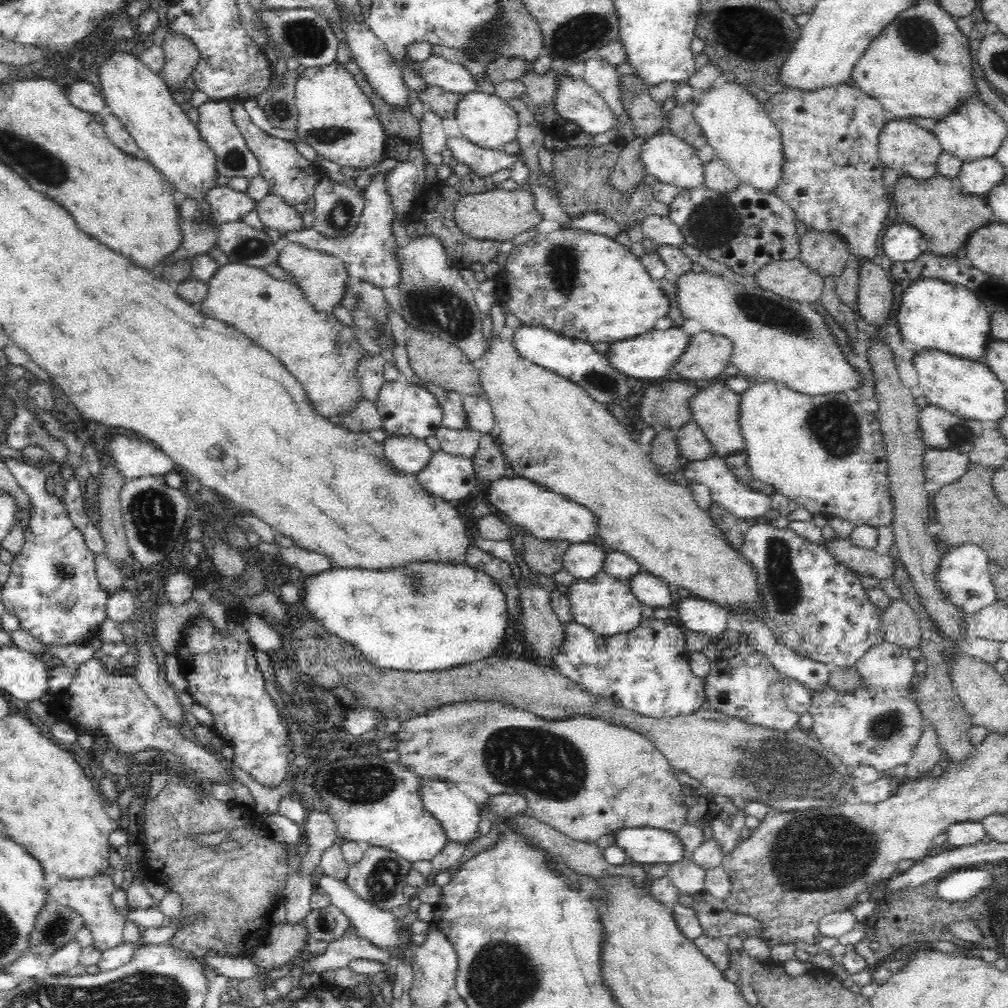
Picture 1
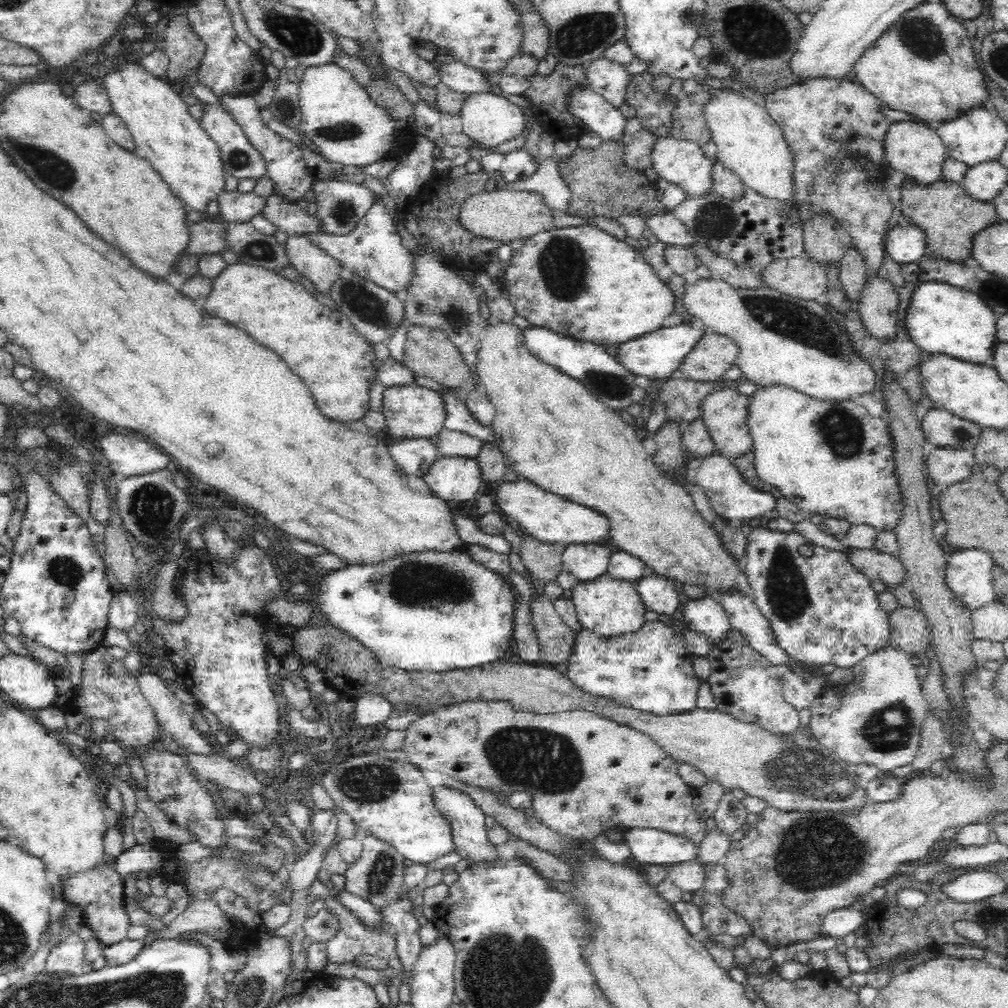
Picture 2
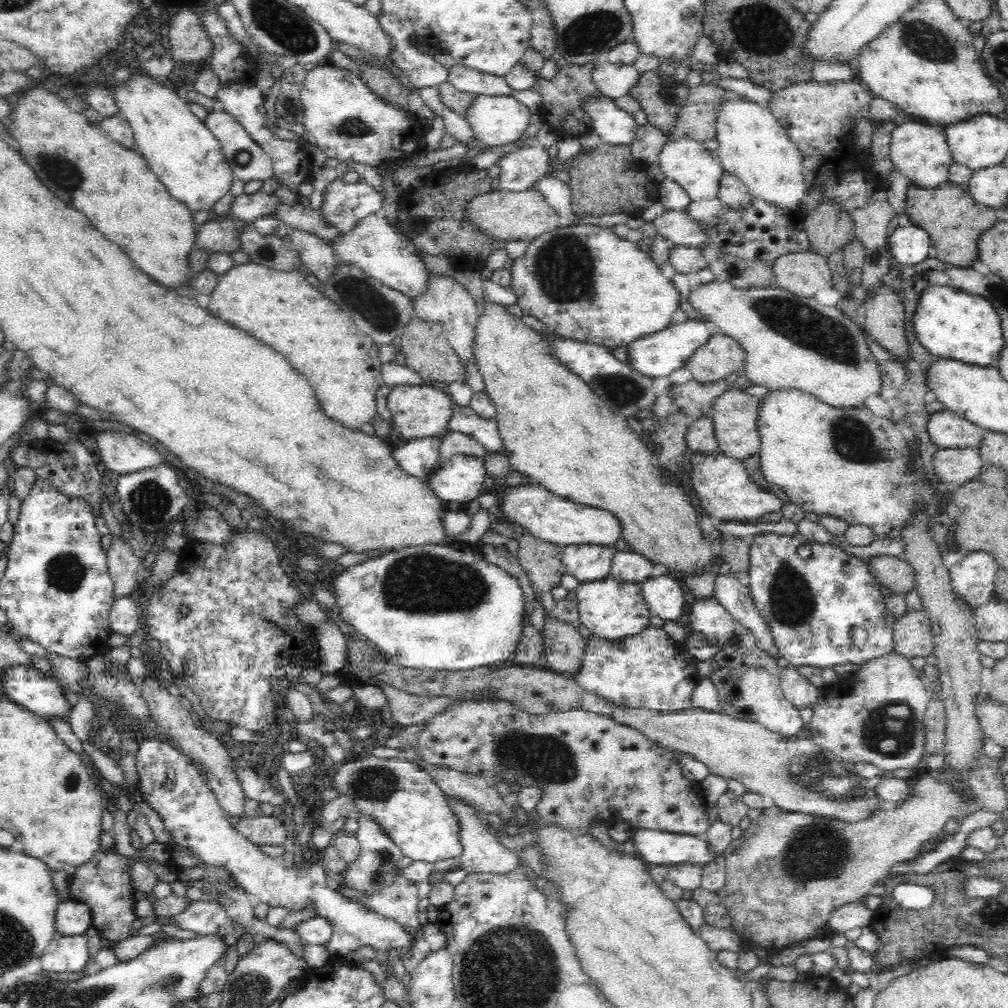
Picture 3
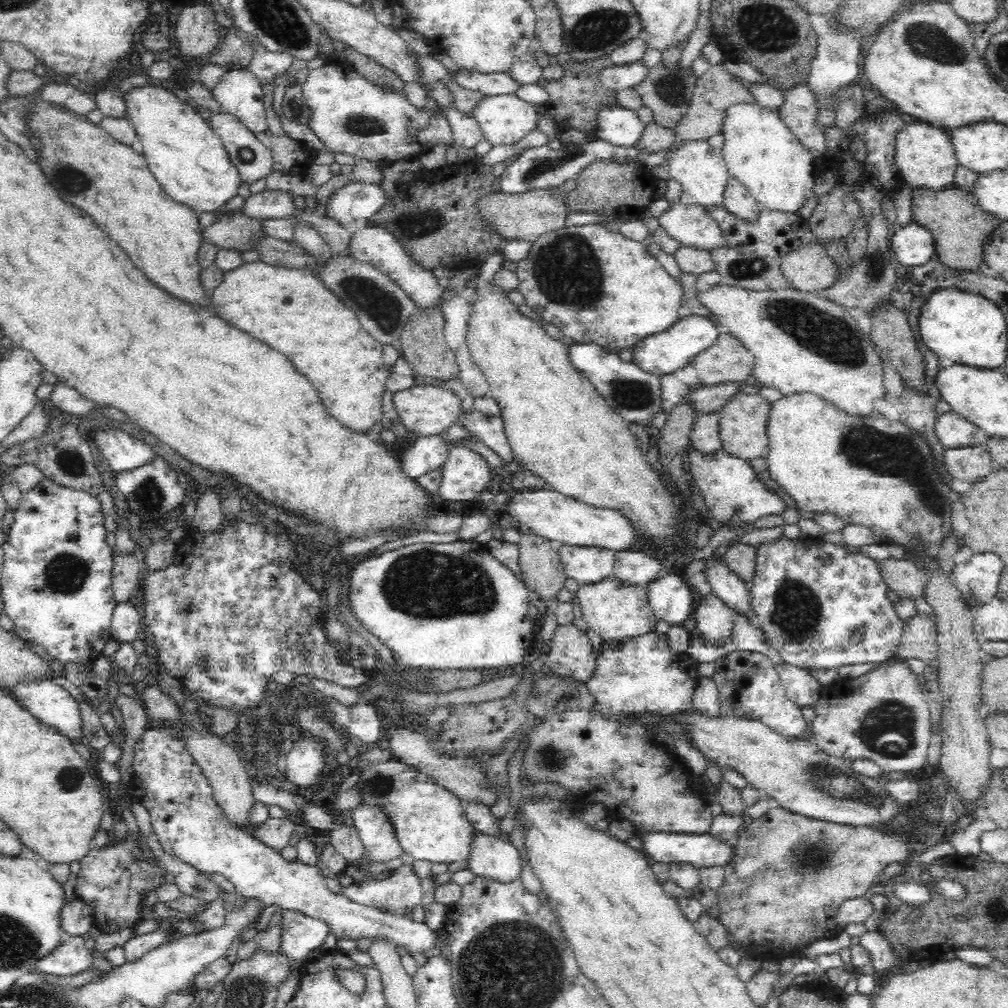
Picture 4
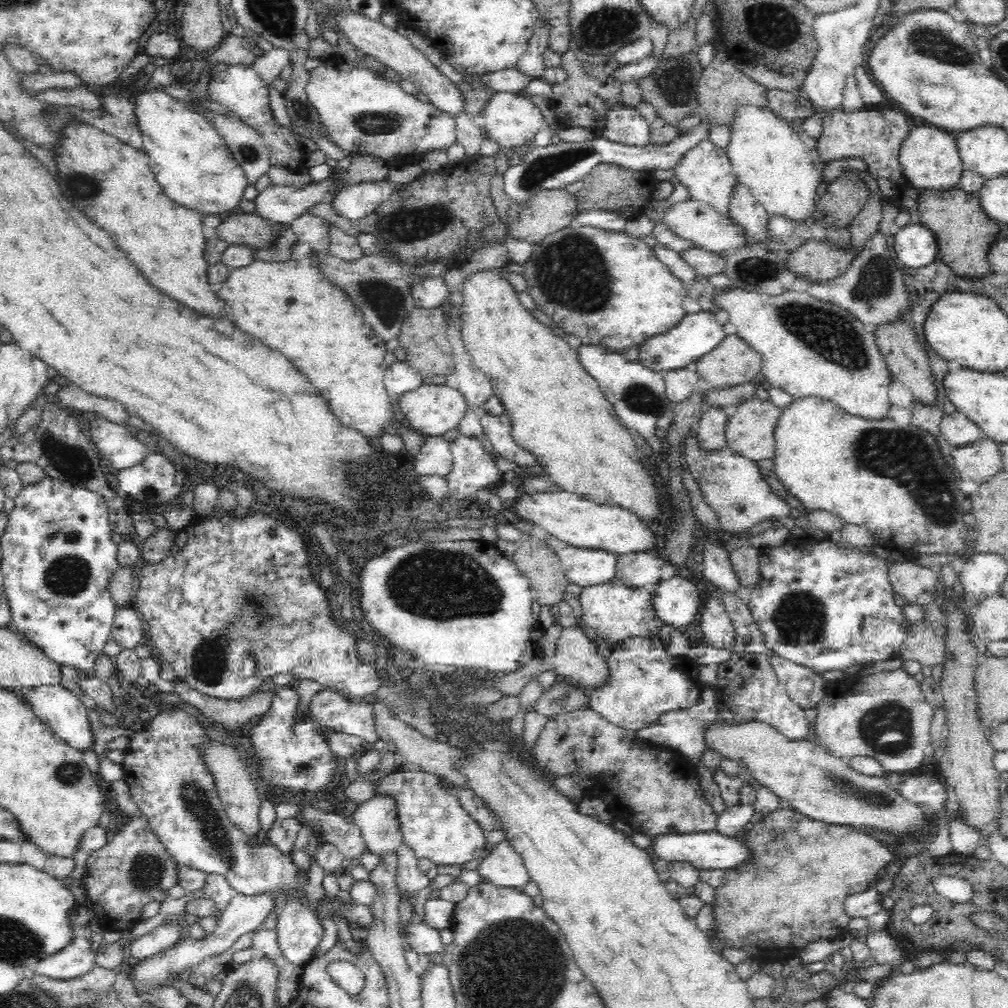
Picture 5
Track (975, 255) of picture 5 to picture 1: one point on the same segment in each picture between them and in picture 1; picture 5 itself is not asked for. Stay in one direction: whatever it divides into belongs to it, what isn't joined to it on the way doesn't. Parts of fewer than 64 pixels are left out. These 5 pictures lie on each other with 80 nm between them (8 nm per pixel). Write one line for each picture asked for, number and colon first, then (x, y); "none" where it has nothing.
1: (946, 216)
2: (950, 218)
3: (954, 221)
4: (960, 228)

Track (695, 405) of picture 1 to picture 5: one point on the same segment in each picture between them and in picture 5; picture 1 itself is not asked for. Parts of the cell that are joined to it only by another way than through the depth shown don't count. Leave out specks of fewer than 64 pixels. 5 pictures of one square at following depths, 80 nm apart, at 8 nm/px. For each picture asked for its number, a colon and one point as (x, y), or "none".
2: (726, 413)
3: (736, 414)
4: (744, 423)
5: (751, 433)

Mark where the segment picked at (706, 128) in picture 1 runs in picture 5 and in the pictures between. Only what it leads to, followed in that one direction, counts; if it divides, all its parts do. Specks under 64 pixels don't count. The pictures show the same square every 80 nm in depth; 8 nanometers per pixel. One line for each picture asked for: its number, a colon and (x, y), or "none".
2: (749, 142)
3: (753, 147)
4: (761, 152)
5: (782, 170)

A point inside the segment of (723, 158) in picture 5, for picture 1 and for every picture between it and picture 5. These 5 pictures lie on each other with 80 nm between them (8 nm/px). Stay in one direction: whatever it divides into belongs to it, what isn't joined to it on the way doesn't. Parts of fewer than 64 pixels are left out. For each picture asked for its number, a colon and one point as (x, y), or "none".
1: (670, 160)
2: (682, 162)
3: (688, 162)
4: (701, 170)

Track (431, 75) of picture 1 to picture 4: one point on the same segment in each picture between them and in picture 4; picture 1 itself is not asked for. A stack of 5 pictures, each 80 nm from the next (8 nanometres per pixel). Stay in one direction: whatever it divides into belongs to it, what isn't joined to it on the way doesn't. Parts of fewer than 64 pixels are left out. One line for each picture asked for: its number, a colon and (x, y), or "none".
2: (461, 78)
3: (464, 79)
4: (497, 83)

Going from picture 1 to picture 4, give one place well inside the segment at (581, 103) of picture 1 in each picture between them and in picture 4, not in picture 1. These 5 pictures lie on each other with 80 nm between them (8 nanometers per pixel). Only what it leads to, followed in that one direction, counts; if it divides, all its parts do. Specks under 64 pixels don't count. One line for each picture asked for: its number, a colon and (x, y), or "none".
2: (601, 117)
3: (615, 126)
4: (620, 126)

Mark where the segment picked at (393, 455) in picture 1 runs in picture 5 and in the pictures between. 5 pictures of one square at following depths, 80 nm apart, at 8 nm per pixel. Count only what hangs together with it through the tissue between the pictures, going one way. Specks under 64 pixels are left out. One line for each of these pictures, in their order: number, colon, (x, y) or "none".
2: (415, 456)
3: (417, 457)
4: (428, 453)
5: (435, 457)

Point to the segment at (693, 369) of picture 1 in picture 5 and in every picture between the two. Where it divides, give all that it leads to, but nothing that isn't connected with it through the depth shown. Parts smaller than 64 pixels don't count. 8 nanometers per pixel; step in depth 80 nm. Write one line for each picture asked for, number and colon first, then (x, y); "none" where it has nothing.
2: (715, 353)
3: (721, 356)
4: (727, 360)
5: (733, 363)

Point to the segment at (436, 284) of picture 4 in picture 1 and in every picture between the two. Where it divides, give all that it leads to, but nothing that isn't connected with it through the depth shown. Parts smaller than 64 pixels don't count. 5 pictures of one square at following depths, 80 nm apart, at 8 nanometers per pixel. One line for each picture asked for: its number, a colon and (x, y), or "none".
1: (370, 253)
2: (373, 249)
3: (373, 245)

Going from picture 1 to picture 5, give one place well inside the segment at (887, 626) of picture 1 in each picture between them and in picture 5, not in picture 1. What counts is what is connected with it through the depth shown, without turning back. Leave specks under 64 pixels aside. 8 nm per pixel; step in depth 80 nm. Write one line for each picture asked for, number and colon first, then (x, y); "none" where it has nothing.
2: (909, 632)
3: (912, 634)
4: (919, 640)
5: (923, 645)

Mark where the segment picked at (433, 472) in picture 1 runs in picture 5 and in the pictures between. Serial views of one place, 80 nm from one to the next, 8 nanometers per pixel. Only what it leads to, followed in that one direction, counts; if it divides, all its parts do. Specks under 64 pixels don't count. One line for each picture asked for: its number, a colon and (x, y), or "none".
2: (457, 479)
3: (460, 479)
4: (466, 473)
5: (473, 468)

